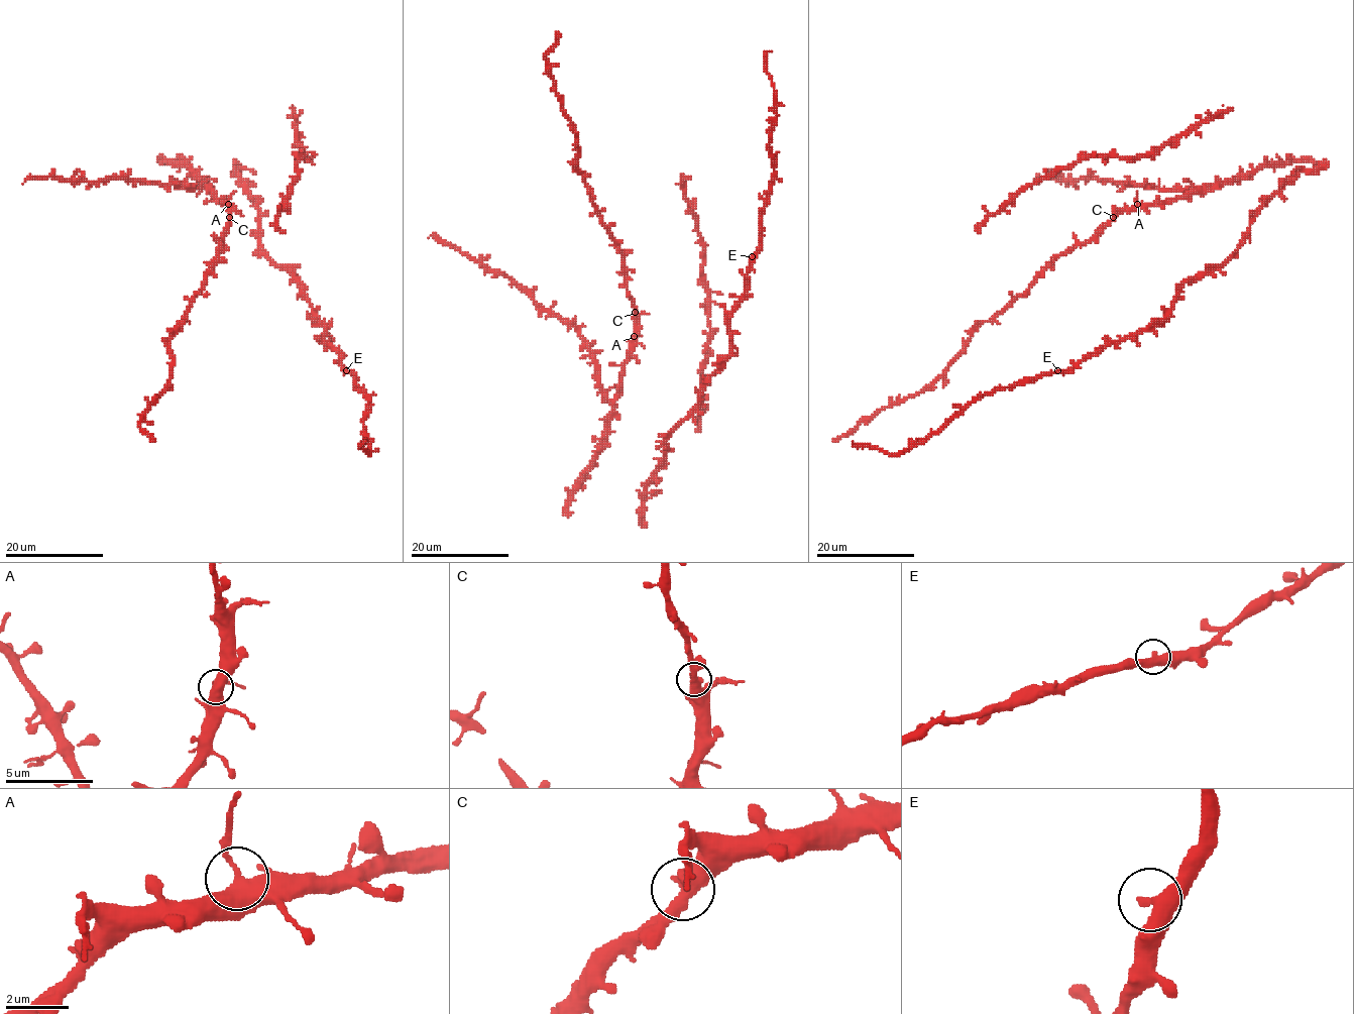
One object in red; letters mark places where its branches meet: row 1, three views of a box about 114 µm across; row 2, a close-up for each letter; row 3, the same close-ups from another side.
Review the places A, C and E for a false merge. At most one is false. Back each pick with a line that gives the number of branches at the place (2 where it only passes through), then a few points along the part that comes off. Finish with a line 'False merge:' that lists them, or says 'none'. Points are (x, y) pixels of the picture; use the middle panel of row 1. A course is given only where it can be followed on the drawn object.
False merge: none

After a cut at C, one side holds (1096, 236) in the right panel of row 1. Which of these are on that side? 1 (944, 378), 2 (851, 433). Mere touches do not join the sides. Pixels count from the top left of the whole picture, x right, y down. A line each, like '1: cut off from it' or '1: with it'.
1: with it
2: with it

